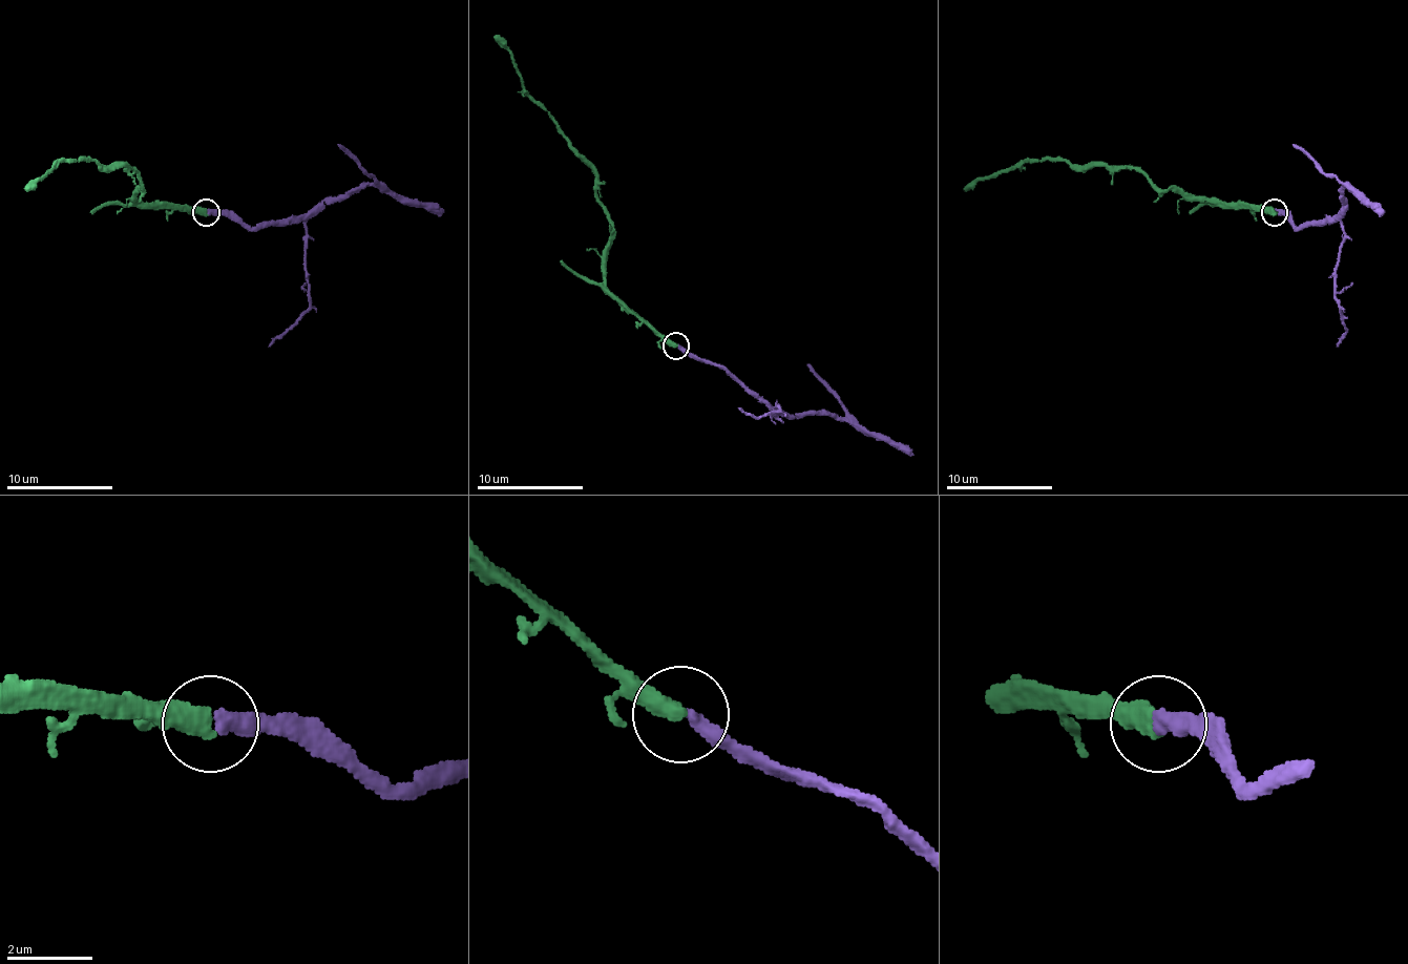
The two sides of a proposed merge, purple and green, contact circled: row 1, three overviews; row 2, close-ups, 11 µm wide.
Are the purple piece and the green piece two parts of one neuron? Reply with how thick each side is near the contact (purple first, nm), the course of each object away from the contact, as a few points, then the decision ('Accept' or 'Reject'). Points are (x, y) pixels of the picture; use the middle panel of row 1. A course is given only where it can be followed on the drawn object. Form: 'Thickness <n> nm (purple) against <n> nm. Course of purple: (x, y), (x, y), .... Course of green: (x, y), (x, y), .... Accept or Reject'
Thickness 360 nm (purple) against 480 nm. Course of purple: (676, 344), (724, 367), (764, 400), (787, 414), (855, 419), (876, 435), (902, 443), (912, 454). Course of green: (676, 344), (663, 342), (607, 289), (612, 228), (596, 172), (522, 84), (496, 34). Accept

